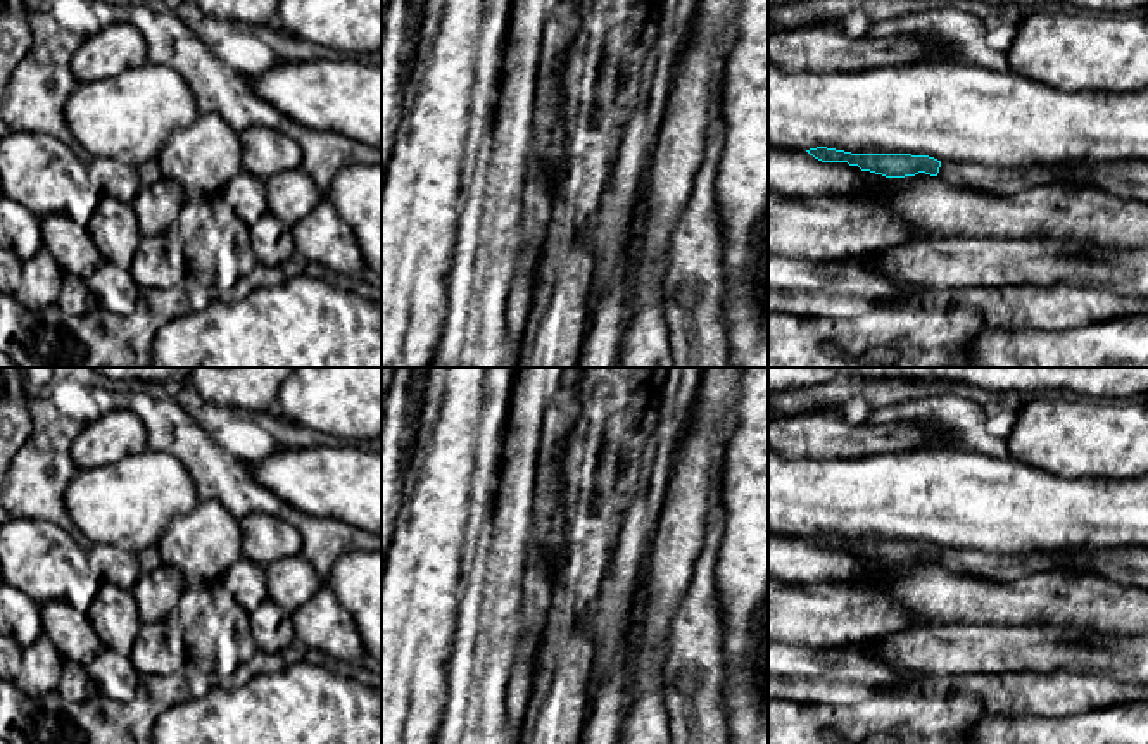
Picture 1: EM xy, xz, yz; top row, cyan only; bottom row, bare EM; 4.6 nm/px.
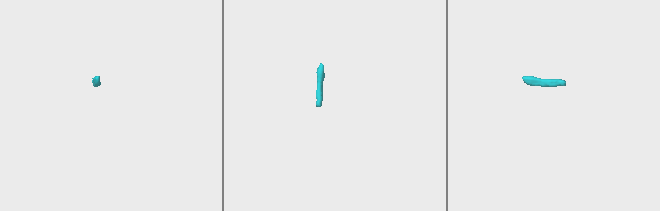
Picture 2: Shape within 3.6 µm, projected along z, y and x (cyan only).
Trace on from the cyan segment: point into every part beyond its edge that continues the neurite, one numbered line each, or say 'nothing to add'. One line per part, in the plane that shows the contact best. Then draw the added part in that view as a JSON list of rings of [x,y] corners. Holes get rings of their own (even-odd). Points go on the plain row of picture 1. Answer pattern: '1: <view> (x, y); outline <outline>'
1: yz (1003, 568); outline [[[941,549],[937,563],[953,573],[970,573],[998,583],[1010,583],[1031,573],[1063,570],[1051,551],[991,554],[972,549]]]

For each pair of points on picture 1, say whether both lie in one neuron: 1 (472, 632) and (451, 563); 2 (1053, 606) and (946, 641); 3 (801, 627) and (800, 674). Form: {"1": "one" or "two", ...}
{"1": "two", "2": "two", "3": "two"}

